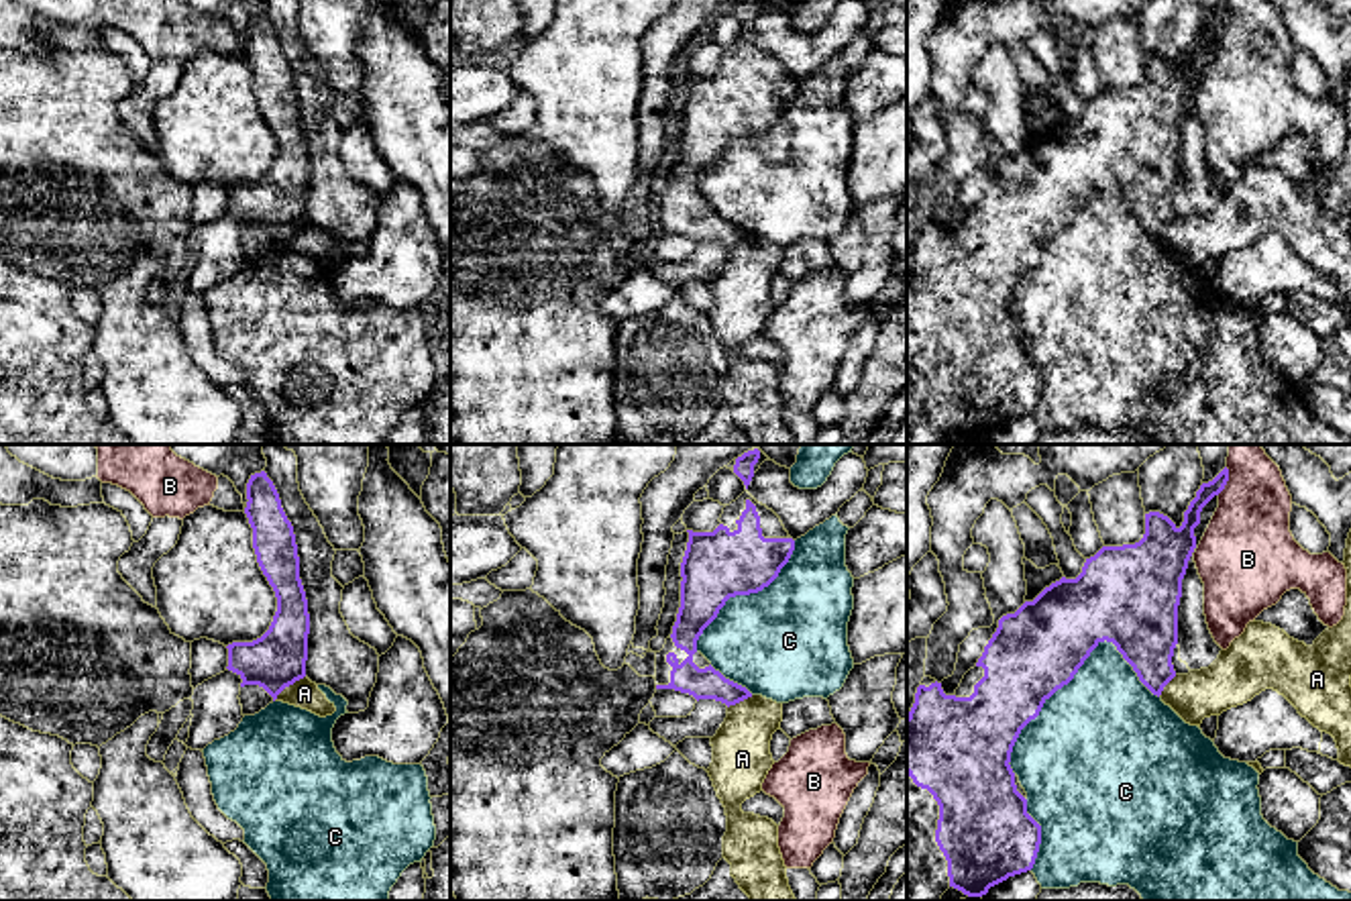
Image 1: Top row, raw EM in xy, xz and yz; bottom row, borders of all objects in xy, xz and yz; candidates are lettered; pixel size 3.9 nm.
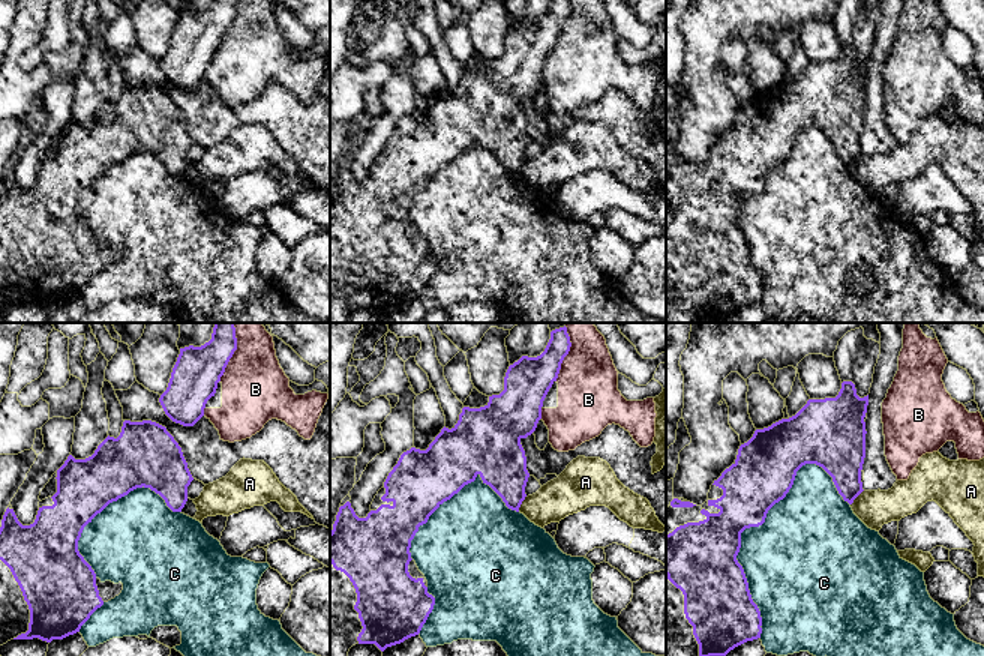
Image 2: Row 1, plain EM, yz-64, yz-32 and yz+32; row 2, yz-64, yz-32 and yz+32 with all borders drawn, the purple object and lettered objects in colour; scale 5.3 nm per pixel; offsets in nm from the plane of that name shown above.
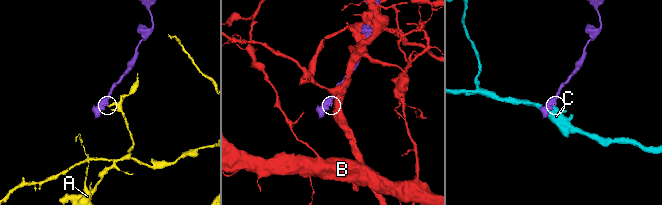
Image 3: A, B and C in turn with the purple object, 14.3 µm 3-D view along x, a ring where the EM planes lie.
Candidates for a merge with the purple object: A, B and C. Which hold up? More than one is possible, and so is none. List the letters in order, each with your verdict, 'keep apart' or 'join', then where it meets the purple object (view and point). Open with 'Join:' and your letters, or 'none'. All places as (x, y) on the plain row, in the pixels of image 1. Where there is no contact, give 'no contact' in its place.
Join: none
A: keep apart | xy (288, 229)
B: keep apart | yz (1227, 23)
C: keep apart | yz (1044, 245)

